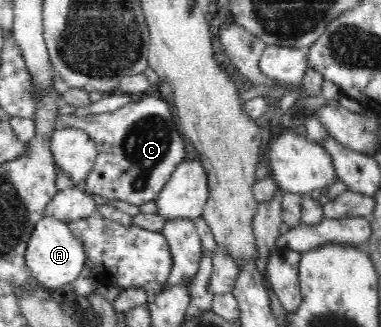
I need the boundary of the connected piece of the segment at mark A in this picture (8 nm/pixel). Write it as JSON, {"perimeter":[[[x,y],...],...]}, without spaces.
{"perimeter":[[[44,216],[36,223],[26,248],[25,260],[33,279],[48,291],[62,288],[78,279],[79,275],[86,274],[86,254],[82,242],[74,237],[66,223],[52,216]]]}

